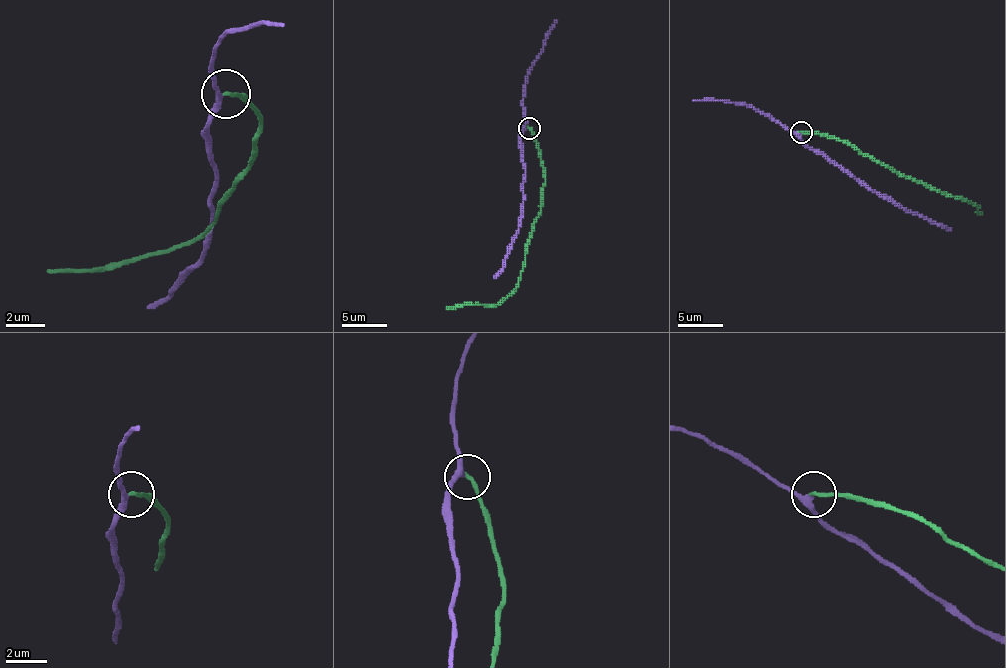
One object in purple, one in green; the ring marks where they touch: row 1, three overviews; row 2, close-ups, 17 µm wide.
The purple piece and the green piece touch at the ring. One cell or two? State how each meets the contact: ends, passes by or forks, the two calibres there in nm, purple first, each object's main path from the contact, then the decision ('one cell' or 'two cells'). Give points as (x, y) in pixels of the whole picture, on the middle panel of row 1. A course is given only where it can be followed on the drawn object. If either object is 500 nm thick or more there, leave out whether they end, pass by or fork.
purple passes by; green ends; calibres 240 and 200 nm; course purple (527, 128), (521, 136), (525, 175), (521, 222), (503, 269), (494, 278); course green (530, 128), (545, 181), (543, 204), (530, 233), (518, 284), (496, 305), (456, 305), (447, 309); one cell

